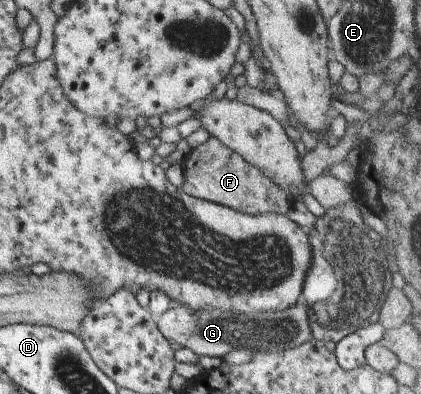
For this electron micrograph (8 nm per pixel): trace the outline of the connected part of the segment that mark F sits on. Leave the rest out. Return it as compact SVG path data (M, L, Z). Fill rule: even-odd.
M209 136L205 142L190 149L180 167L184 173L181 191L187 195L253 215L289 211L291 201L288 195L216 137Z

